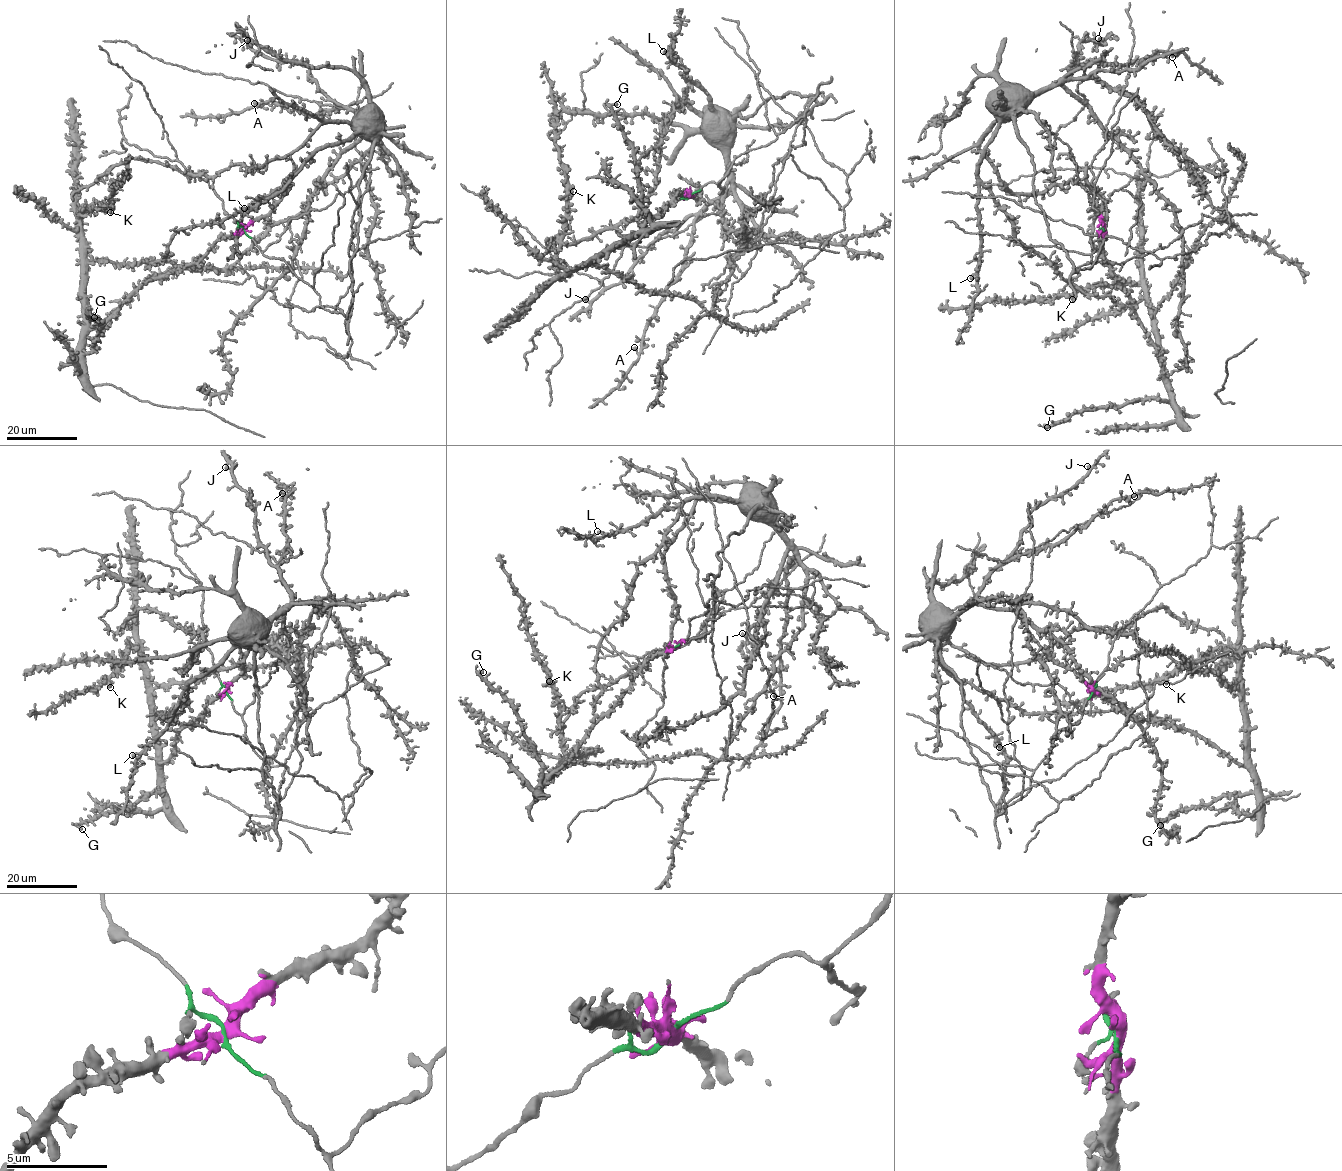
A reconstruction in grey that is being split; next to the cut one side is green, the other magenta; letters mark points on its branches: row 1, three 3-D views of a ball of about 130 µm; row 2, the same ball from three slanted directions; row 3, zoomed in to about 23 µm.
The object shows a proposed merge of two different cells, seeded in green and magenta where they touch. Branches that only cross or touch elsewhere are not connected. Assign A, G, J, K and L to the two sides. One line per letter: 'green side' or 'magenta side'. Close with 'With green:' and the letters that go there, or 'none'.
A: green side
G: magenta side
J: green side
K: magenta side
L: green side
With green: A, J, L

